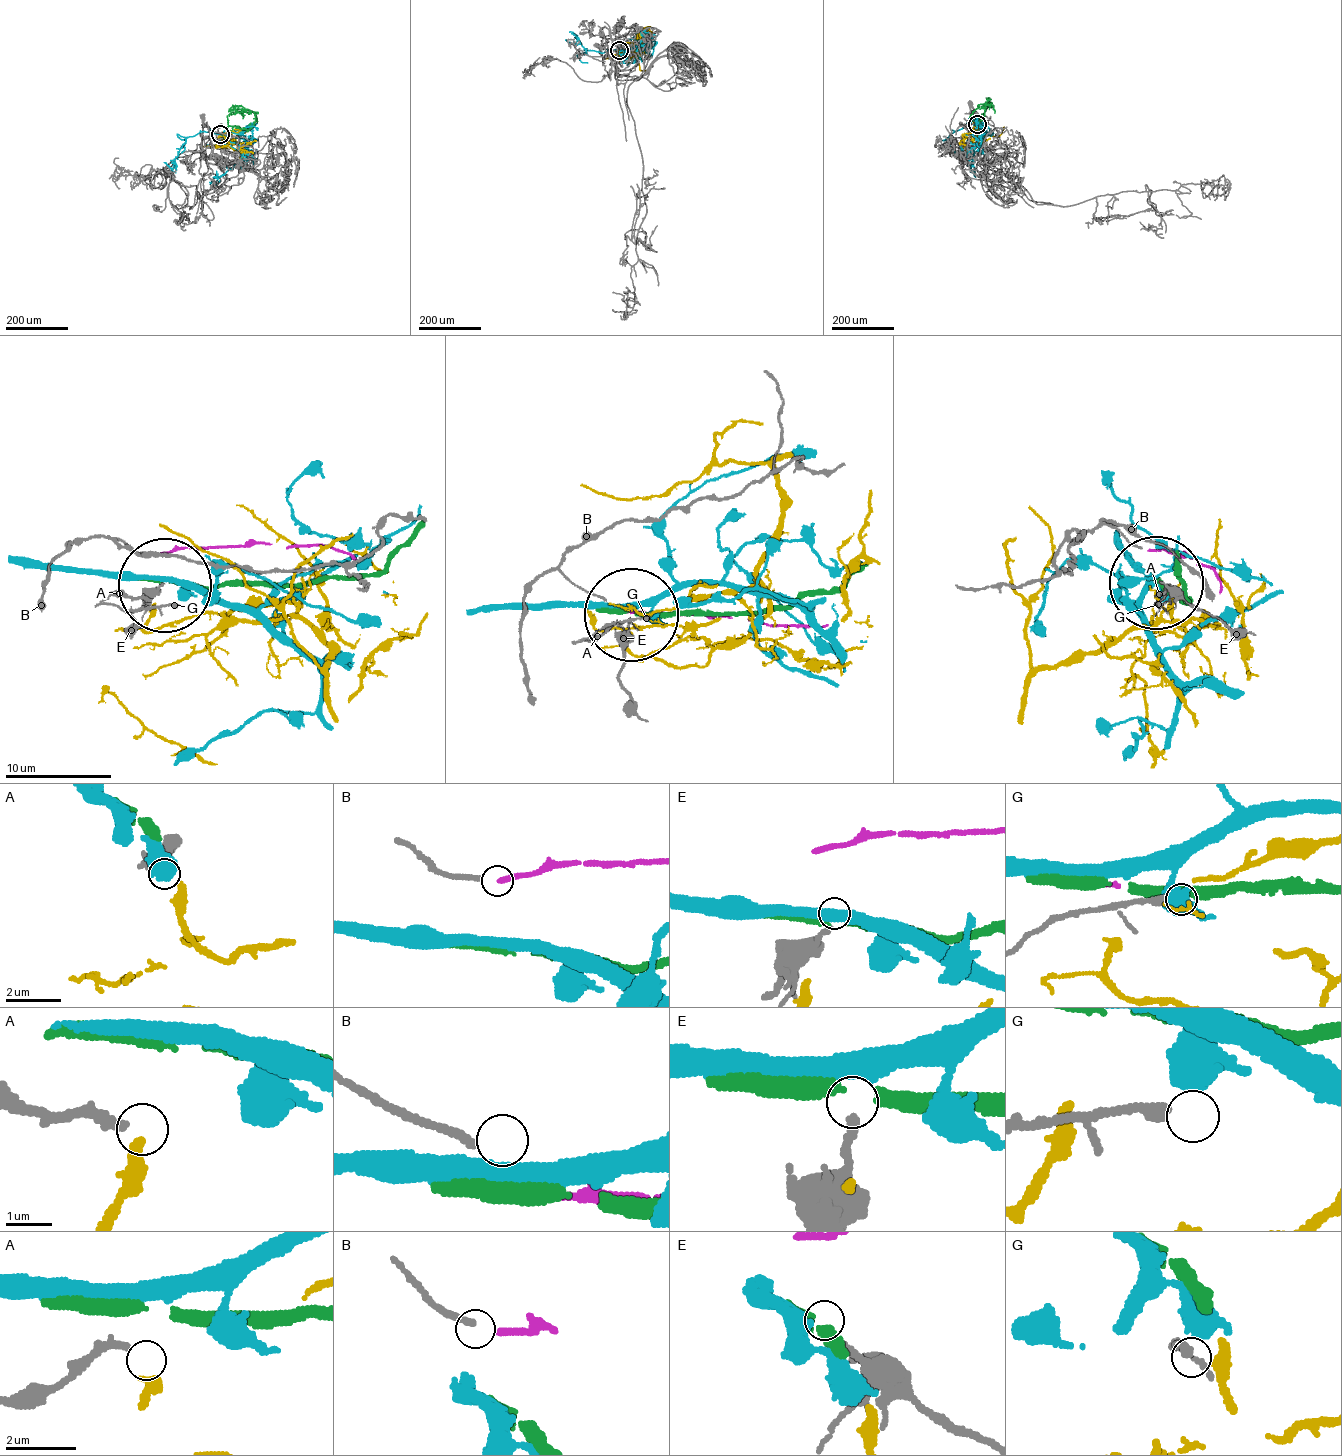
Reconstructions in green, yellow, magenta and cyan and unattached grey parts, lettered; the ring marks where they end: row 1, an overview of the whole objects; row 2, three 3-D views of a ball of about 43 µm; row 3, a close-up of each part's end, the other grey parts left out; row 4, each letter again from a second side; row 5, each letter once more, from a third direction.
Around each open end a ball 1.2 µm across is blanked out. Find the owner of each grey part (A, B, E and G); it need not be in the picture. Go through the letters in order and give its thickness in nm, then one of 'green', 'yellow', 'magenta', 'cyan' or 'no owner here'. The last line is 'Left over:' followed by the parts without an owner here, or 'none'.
A: calibre 220 nm; yellow
B: calibre 180 nm; magenta
E: calibre 190 nm; cyan
G: calibre 260 nm; no owner here
Left over: G

